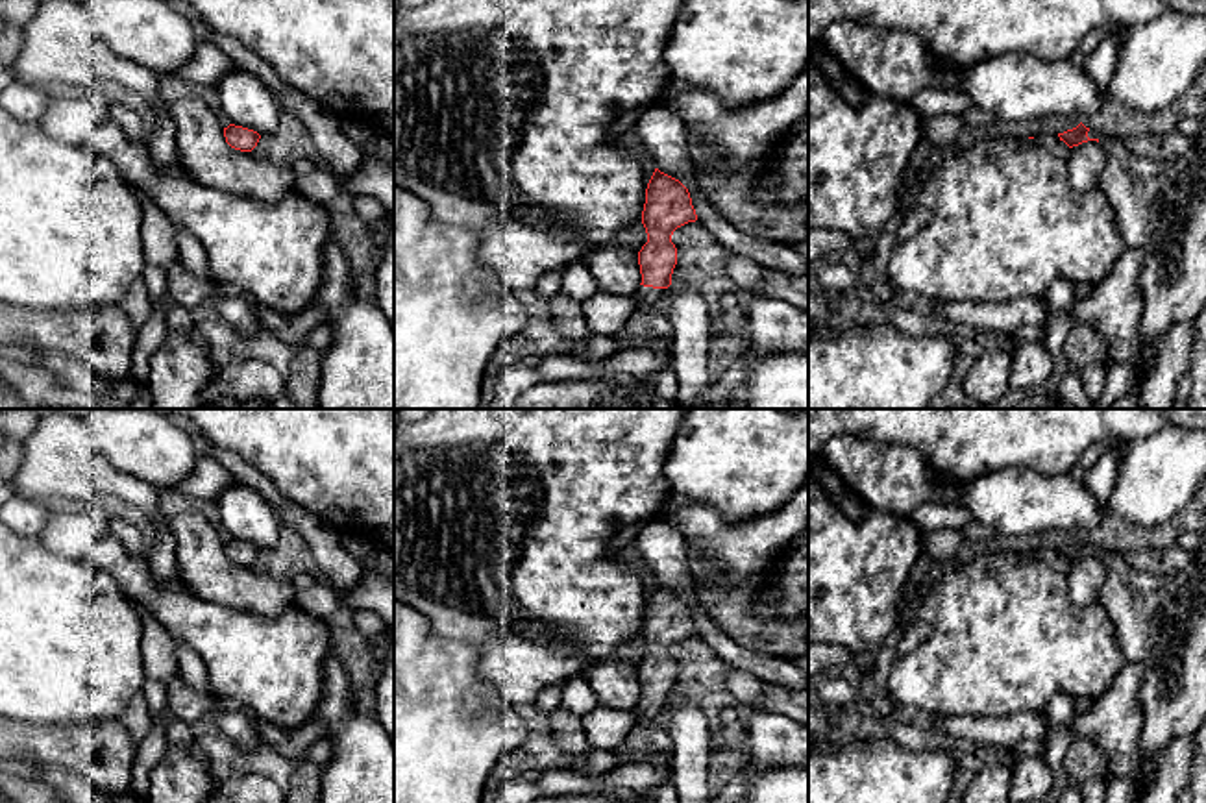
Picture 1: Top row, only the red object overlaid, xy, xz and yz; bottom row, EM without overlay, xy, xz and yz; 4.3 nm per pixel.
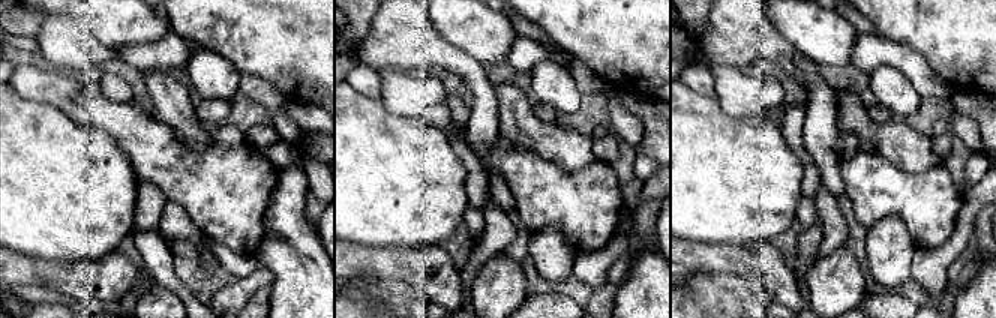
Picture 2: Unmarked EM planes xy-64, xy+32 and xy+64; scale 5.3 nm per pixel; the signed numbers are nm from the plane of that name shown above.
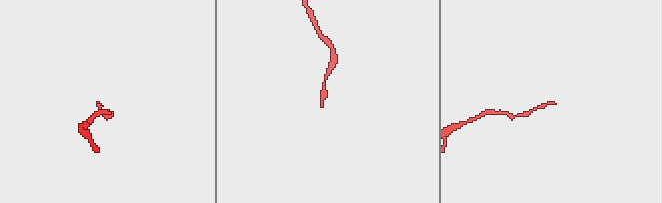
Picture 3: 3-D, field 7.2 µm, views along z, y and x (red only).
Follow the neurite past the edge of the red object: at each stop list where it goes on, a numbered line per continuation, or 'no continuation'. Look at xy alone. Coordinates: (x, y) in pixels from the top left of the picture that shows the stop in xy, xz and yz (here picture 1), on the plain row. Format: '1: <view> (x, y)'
no continuation

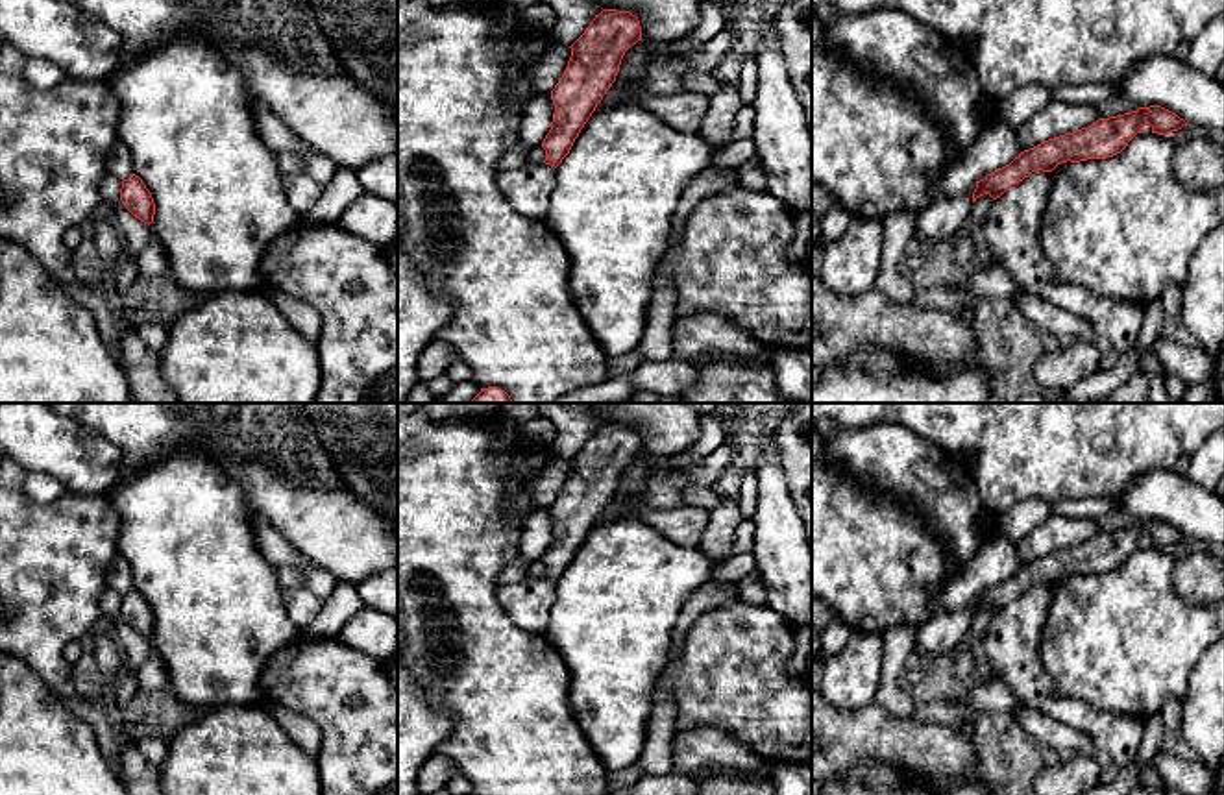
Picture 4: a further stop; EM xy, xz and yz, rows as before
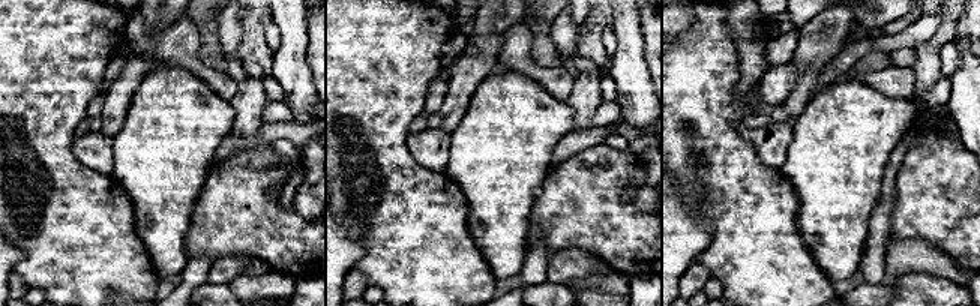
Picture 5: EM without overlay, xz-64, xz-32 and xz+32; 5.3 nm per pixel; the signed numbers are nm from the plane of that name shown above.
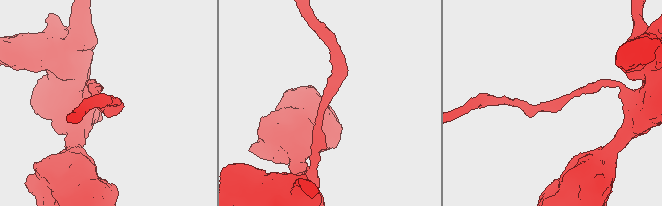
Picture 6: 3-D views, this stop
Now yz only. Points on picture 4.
no continuation

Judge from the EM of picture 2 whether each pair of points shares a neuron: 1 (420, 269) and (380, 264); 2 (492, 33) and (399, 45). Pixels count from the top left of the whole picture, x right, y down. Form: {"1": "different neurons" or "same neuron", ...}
{"1": "same neuron", "2": "different neurons"}

